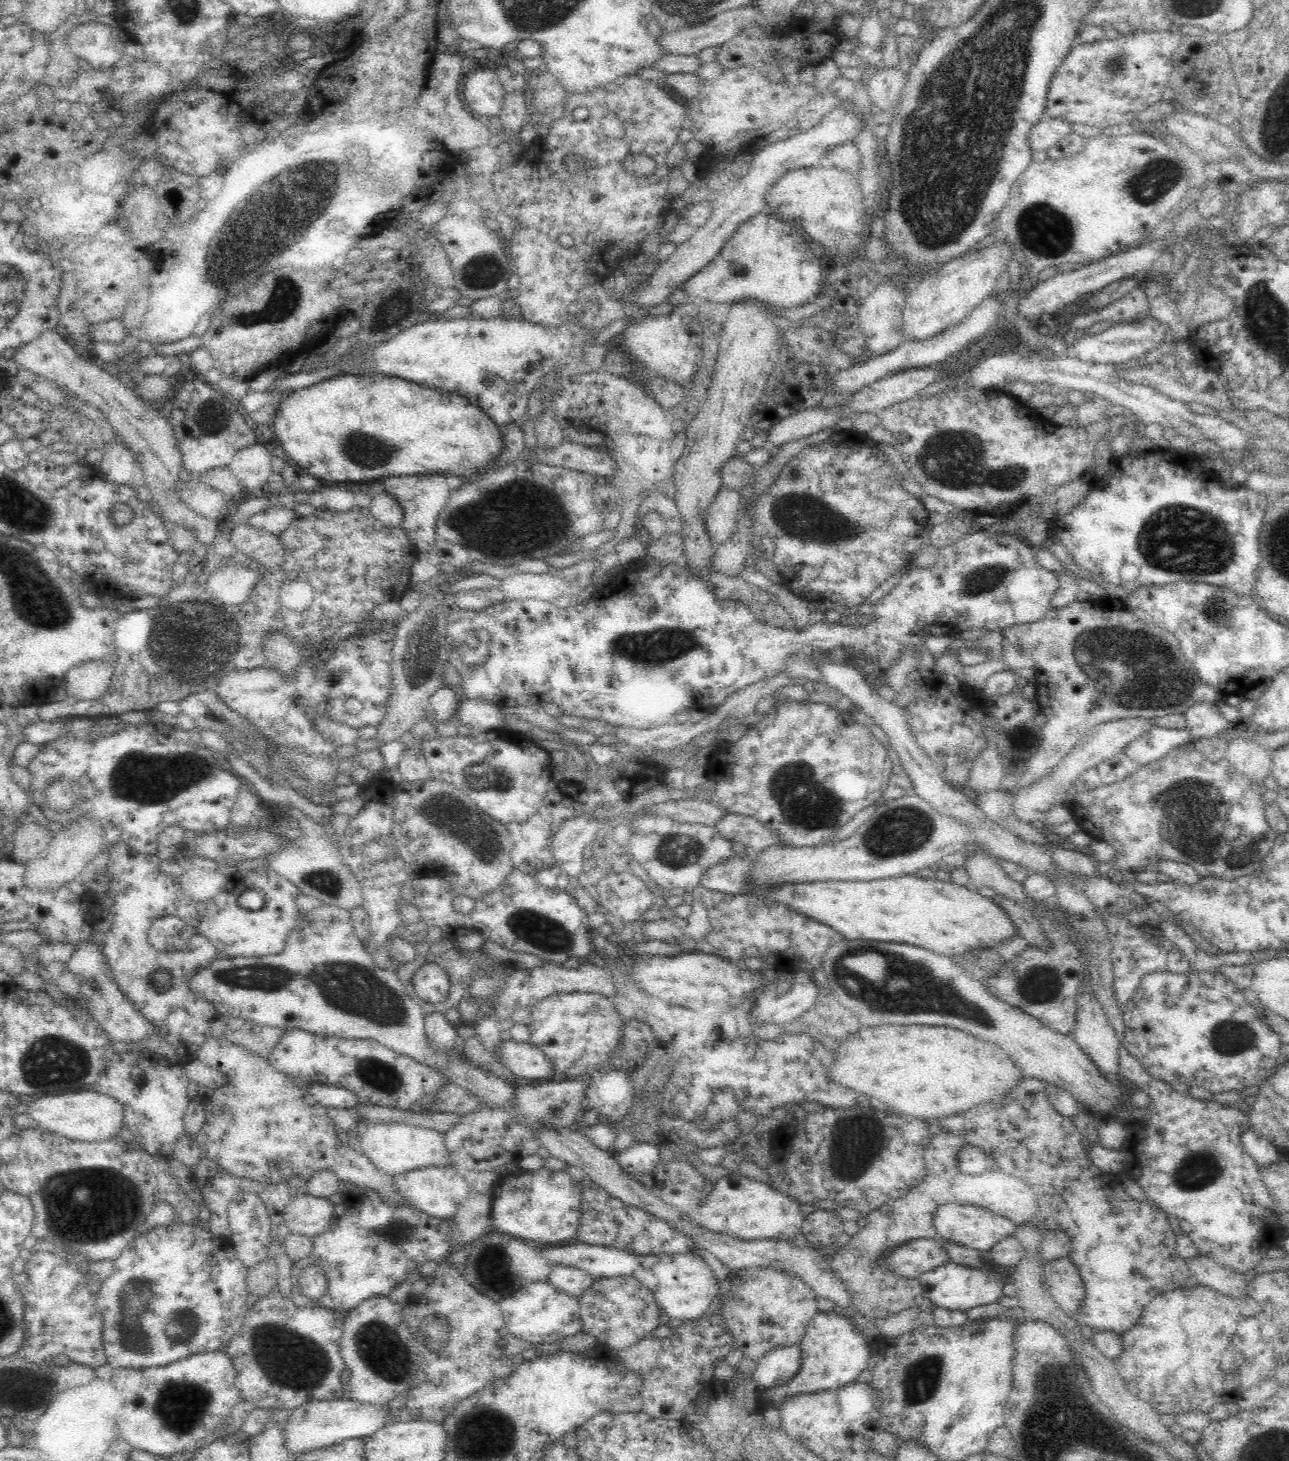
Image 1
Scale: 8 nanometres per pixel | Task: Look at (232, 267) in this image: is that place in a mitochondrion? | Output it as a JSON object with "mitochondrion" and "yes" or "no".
{"mitochondrion":"yes"}

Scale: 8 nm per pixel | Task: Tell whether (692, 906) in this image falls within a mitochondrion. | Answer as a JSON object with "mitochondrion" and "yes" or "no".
{"mitochondrion":"no"}

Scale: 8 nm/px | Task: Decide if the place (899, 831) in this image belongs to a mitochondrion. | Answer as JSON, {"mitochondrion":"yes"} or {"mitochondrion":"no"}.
{"mitochondrion":"yes"}

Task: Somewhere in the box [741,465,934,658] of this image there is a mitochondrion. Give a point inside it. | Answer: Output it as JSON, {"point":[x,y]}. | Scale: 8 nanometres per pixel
{"point":[799,515]}

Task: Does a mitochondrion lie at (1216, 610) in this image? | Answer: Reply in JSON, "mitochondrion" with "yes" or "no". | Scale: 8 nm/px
{"mitochondrion":"yes"}

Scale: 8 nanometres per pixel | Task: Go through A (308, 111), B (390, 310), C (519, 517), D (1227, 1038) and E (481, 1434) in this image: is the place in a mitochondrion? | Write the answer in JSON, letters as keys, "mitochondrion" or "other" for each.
{"A":"other","B":"mitochondrion","C":"mitochondrion","D":"mitochondrion","E":"mitochondrion"}

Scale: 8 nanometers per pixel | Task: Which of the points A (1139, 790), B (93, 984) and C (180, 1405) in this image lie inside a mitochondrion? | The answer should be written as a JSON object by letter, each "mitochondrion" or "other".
{"A":"other","B":"mitochondrion","C":"mitochondrion"}

